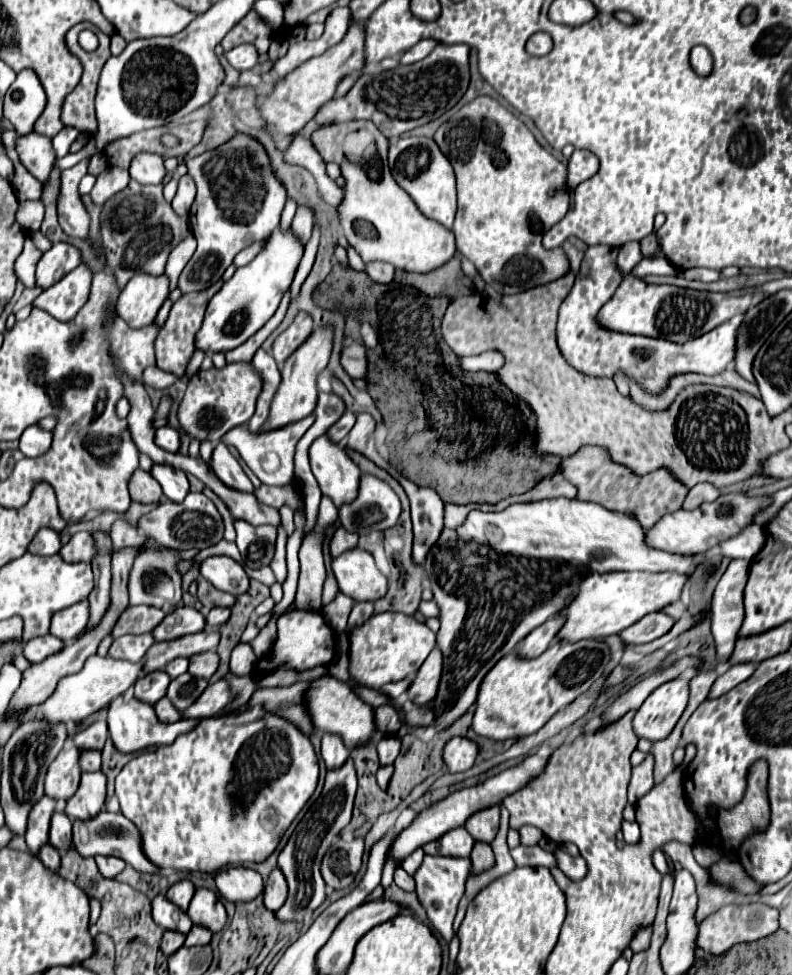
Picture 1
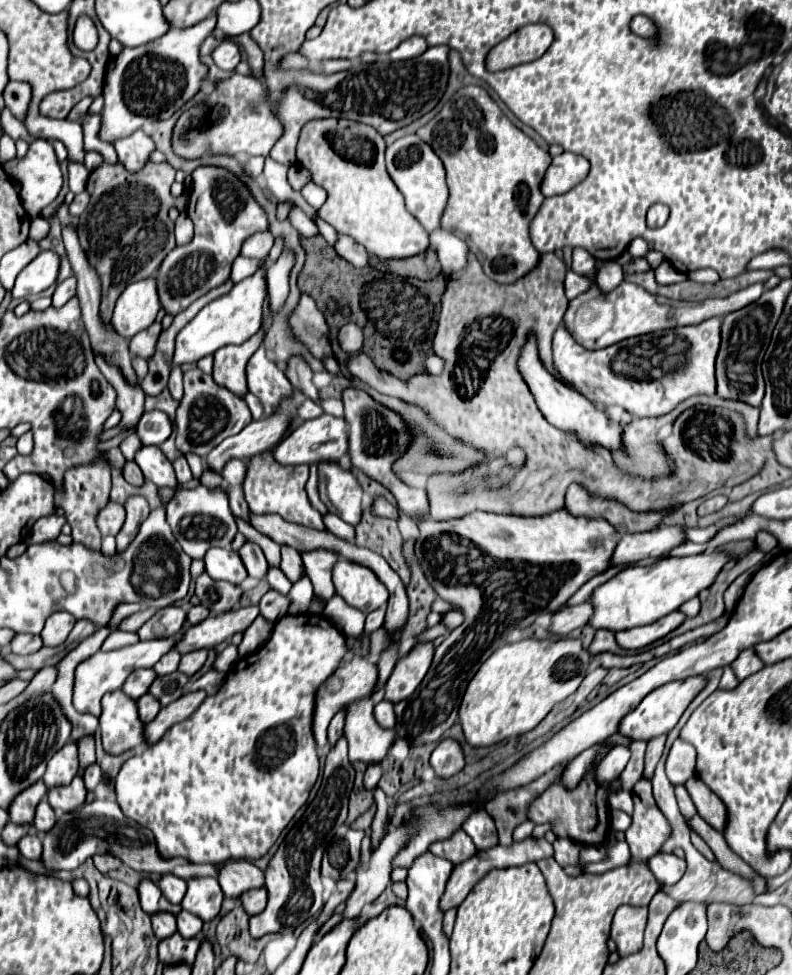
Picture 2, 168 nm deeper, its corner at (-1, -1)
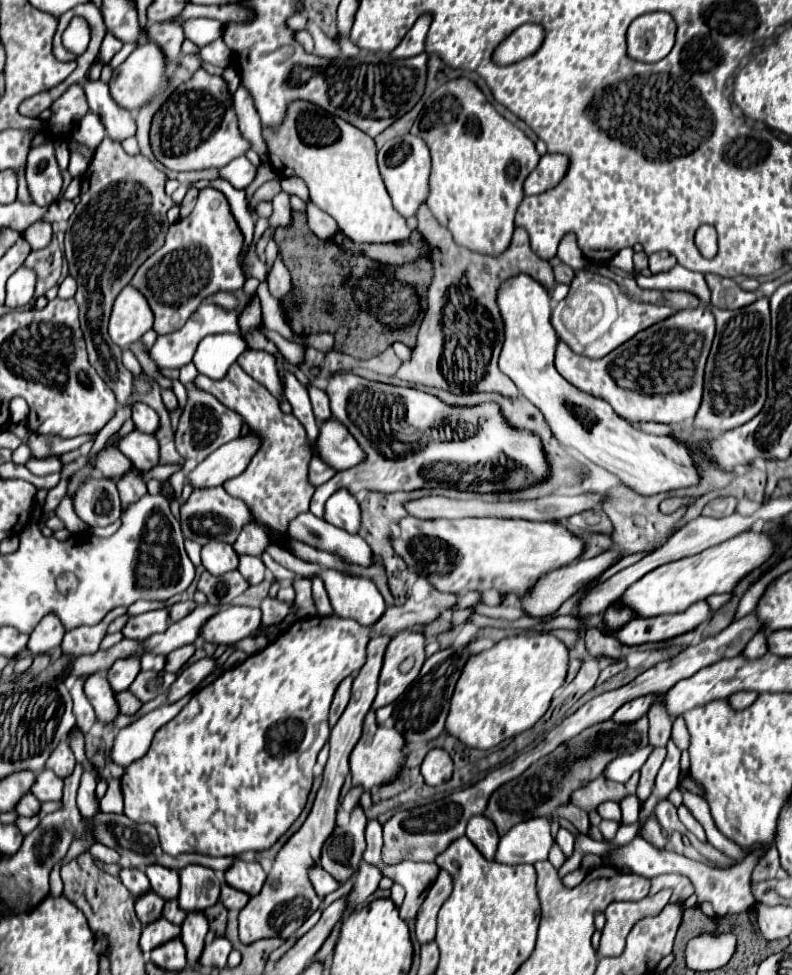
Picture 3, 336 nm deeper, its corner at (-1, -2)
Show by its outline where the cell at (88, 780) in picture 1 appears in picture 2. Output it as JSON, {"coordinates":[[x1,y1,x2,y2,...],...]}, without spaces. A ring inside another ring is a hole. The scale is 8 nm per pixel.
{"coordinates":[[76,776,70,786,60,786,60,788,48,790,48,802,54,810,74,812,76,808,80,808,86,802,86,794,88,794,88,790,84,786,84,778]]}

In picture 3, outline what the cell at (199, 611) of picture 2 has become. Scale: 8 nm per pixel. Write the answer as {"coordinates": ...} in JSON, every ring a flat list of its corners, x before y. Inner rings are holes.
{"coordinates":[[188,599,188,601,180,601,180,603,170,605,170,609,168,609,168,613,170,613,170,621,178,621,180,617,188,615,188,611,192,611,192,607,196,607,196,603,194,603,192,599]]}

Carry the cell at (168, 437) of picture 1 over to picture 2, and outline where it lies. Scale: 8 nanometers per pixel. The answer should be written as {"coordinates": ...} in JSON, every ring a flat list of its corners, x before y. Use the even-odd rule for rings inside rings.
{"coordinates":[[160,410,146,412,136,424,136,434,144,446,160,446,170,438,170,432,172,432,172,422]]}

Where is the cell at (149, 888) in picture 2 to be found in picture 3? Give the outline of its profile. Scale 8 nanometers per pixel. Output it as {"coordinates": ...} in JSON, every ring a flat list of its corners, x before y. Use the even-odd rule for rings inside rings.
{"coordinates":[[124,867,120,869,120,881,126,885,126,889,136,897,142,895,144,891,150,891,150,883,148,877,144,875,144,871,136,869,136,867]]}

